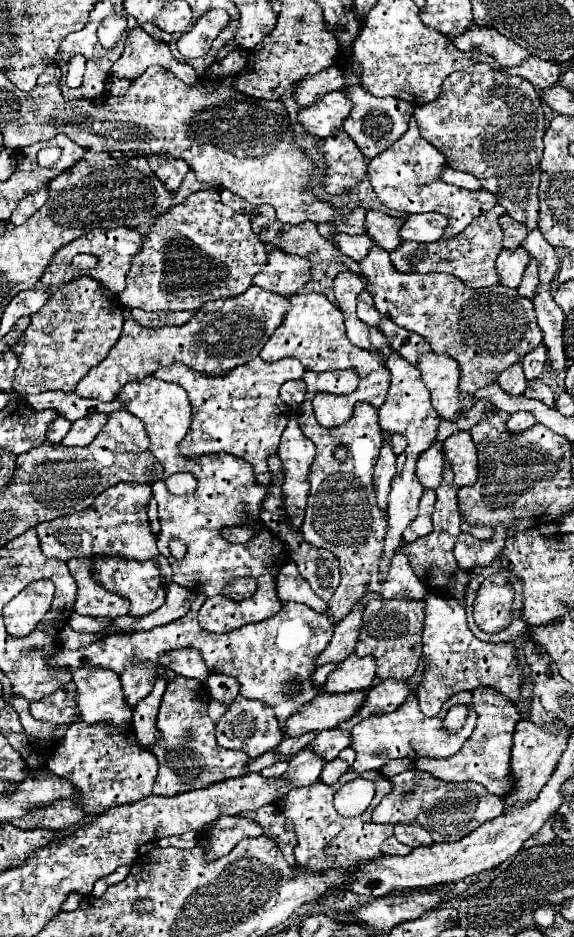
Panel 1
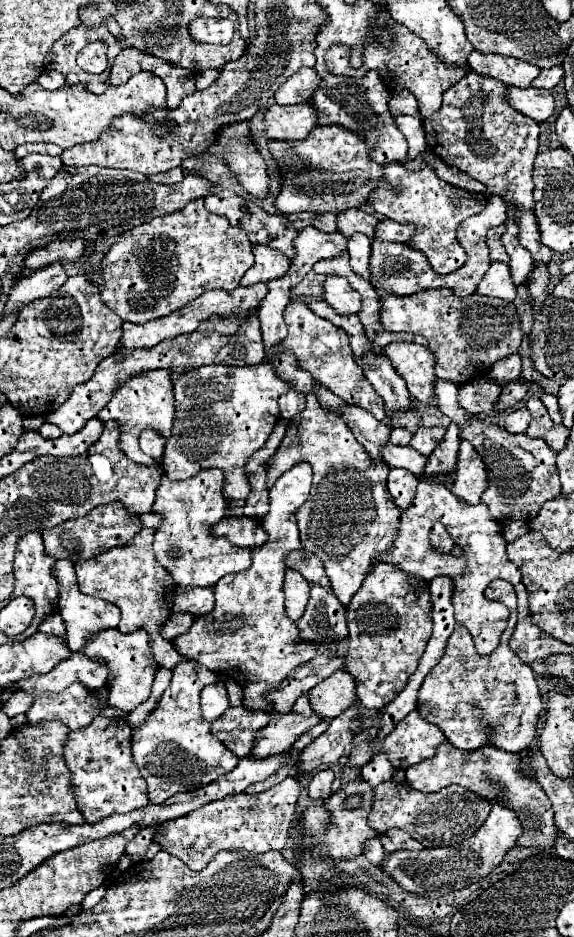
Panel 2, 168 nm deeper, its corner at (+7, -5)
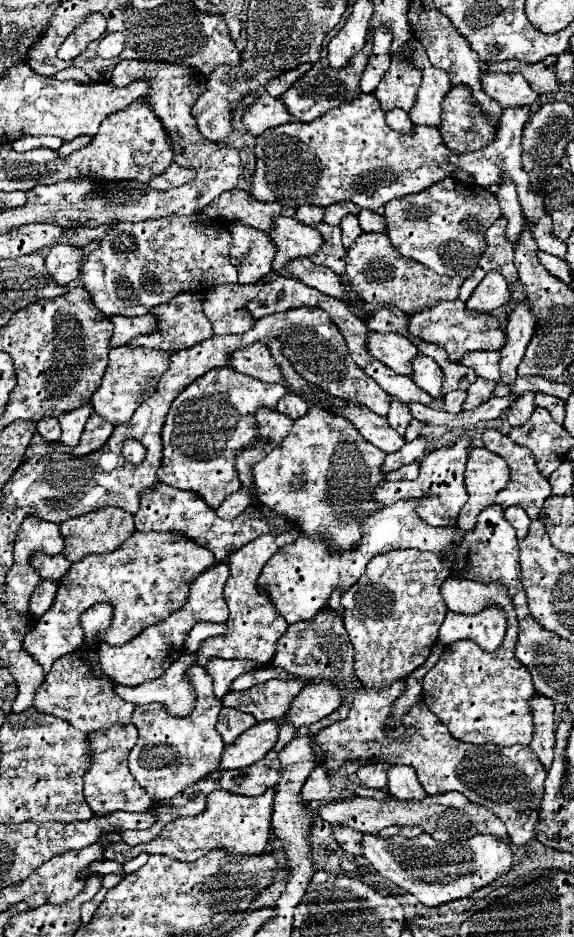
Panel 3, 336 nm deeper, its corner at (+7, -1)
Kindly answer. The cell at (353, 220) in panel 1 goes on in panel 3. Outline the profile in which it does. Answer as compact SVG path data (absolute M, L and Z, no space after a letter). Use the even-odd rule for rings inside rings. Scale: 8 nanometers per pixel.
M302 204L296 208L296 220L298 222L304 222L306 226L316 226L322 222L322 216L324 216L324 208L320 206L310 206L310 204Z

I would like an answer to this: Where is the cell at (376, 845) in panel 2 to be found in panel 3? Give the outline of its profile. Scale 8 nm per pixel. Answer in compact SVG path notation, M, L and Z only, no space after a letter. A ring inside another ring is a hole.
M336 826L332 830L336 842L342 846L342 850L350 852L350 854L360 854L360 838L362 834L358 830L352 830L352 828L346 828L346 826Z

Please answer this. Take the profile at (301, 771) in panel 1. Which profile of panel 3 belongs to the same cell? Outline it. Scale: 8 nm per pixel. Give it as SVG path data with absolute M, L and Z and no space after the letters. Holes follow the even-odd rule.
M272 788L260 796L238 796L220 790L212 792L206 798L206 810L202 814L186 816L186 818L180 816L168 822L164 830L148 844L138 844L138 846L128 846L126 842L110 844L105 848L103 857L105 860L128 862L138 854L146 852L146 854L164 854L180 862L194 862L216 848L222 848L230 854L248 854L248 856L264 854L270 838L272 798L274 798Z

